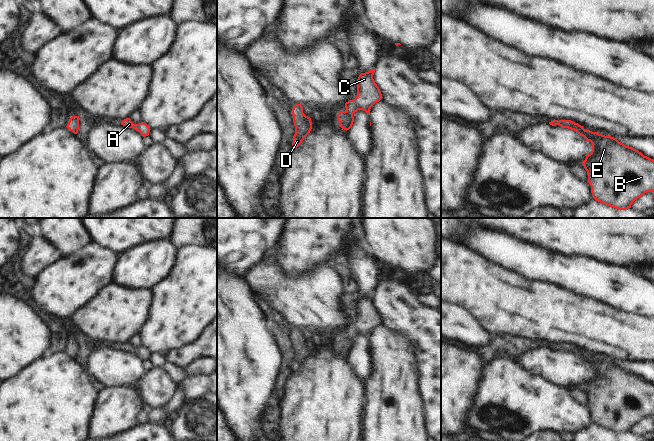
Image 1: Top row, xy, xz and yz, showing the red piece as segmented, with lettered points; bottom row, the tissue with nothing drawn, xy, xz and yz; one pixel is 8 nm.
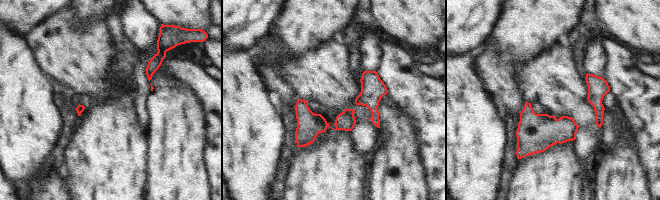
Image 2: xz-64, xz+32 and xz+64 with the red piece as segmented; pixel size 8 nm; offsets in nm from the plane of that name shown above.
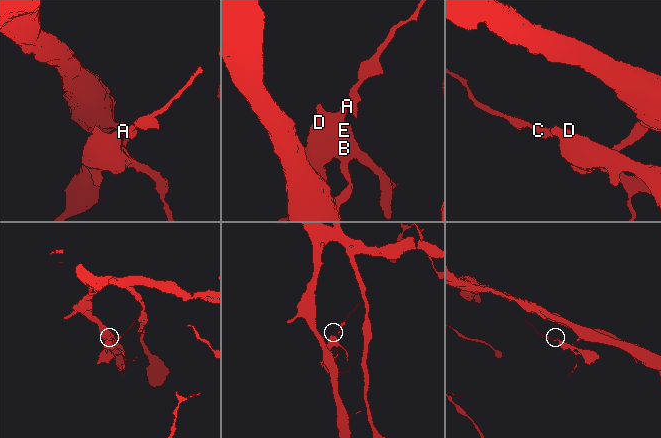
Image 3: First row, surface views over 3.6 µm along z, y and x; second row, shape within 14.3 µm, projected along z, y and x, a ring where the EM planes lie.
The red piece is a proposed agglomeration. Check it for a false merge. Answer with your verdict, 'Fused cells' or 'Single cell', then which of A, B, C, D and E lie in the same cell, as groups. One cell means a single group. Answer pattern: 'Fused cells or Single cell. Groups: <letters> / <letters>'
Single cell. Groups: A B C D E

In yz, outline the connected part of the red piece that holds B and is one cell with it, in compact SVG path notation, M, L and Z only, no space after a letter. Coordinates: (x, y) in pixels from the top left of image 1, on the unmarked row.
M553 344L550 349L559 349L576 355L586 365L592 367L592 375L582 386L588 399L593 422L607 430L625 434L631 432L632 427L647 416L654 416L654 384L644 380L638 374L626 370L616 362L605 360L597 356L585 354L583 350L571 344Z

